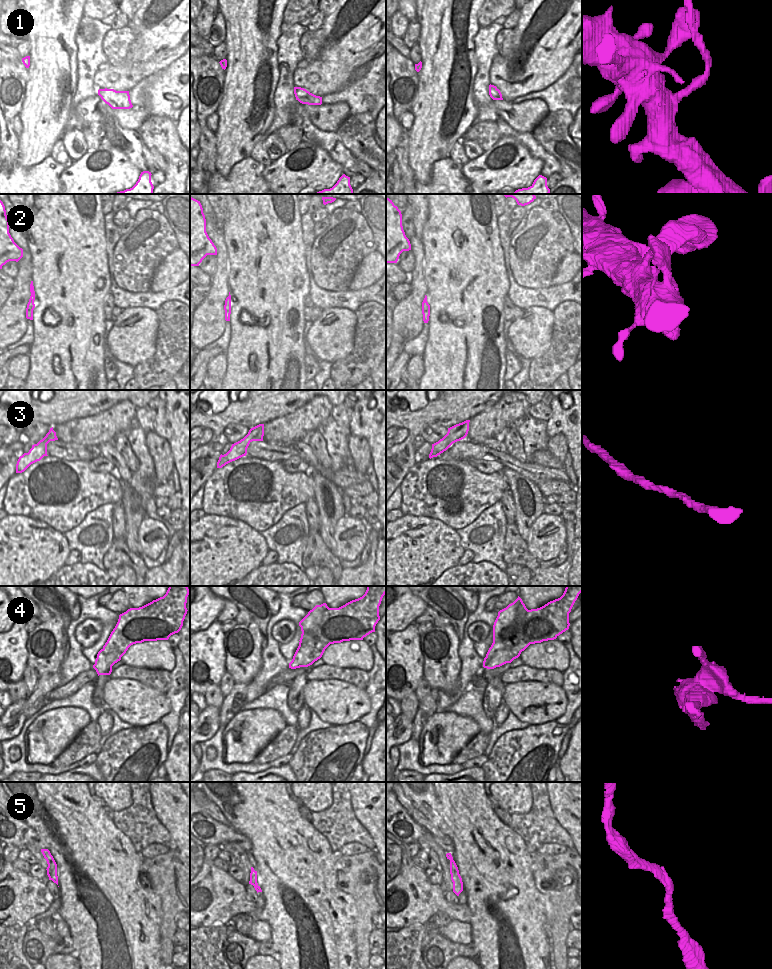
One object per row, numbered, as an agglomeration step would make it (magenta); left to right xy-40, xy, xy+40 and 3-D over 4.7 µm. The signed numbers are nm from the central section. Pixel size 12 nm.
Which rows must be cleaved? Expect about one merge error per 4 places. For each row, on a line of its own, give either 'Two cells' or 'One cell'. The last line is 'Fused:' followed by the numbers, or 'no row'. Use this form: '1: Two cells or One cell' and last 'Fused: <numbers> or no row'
1: Two cells
2: One cell
3: One cell
4: Two cells
5: One cell
Fused: 1, 4.

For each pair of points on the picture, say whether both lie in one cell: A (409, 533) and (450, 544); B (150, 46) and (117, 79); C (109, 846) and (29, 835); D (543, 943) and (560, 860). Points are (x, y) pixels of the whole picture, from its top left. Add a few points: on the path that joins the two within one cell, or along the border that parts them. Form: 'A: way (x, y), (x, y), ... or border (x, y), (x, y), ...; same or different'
A: way (419, 543), (440, 544); same
B: way (142, 54), (125, 71); same
C: border (25, 823), (45, 840), (47, 848); different
D: border (548, 885), (555, 886); different

